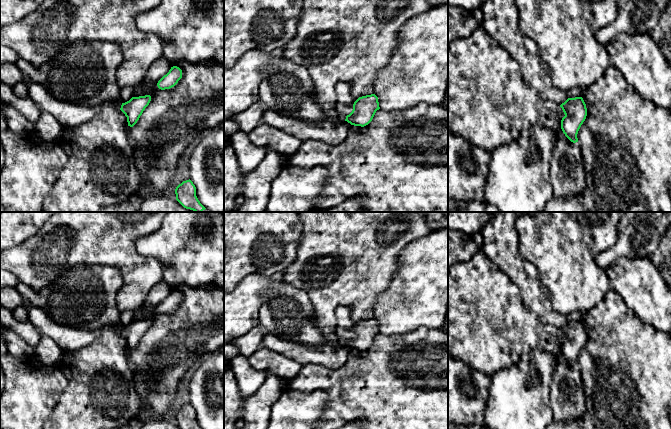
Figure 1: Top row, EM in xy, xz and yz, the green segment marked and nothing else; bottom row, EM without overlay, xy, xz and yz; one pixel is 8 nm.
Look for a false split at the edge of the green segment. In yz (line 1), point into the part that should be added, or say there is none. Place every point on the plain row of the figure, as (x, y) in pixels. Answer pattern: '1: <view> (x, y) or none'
1: none

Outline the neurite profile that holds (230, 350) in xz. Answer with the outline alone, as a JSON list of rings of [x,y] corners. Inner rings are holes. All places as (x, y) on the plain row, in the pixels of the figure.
[[[231,342],[224,344],[224,357],[226,359],[231,360],[238,355],[240,355],[240,351],[236,345]]]

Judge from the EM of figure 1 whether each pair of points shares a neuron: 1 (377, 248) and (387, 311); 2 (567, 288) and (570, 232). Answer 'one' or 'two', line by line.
1: two
2: one

